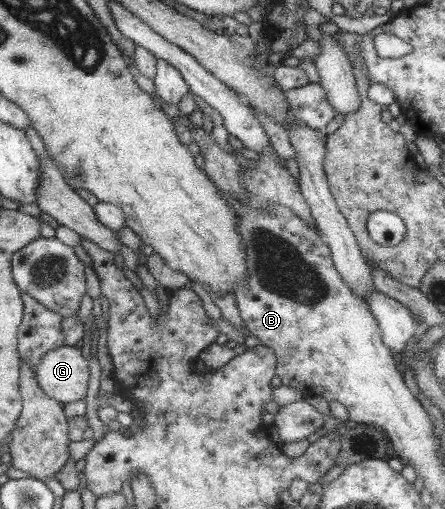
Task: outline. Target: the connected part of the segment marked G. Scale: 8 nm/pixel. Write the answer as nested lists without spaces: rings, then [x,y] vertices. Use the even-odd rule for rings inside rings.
[[[69,345],[48,352],[38,369],[41,389],[61,404],[84,400],[89,390],[89,359]]]

